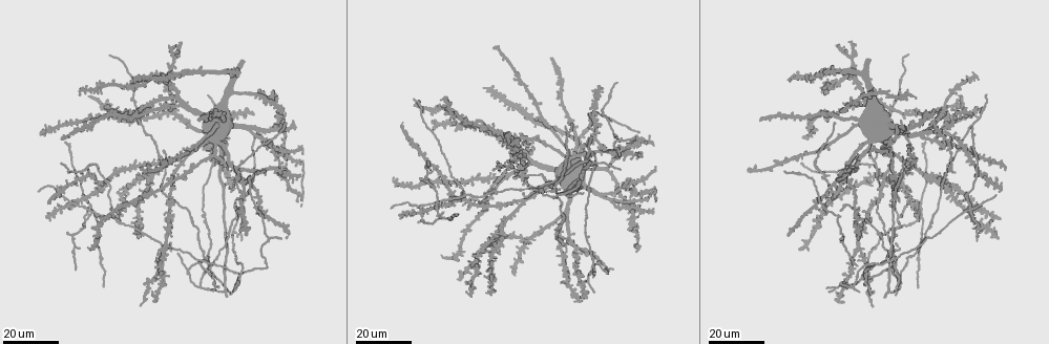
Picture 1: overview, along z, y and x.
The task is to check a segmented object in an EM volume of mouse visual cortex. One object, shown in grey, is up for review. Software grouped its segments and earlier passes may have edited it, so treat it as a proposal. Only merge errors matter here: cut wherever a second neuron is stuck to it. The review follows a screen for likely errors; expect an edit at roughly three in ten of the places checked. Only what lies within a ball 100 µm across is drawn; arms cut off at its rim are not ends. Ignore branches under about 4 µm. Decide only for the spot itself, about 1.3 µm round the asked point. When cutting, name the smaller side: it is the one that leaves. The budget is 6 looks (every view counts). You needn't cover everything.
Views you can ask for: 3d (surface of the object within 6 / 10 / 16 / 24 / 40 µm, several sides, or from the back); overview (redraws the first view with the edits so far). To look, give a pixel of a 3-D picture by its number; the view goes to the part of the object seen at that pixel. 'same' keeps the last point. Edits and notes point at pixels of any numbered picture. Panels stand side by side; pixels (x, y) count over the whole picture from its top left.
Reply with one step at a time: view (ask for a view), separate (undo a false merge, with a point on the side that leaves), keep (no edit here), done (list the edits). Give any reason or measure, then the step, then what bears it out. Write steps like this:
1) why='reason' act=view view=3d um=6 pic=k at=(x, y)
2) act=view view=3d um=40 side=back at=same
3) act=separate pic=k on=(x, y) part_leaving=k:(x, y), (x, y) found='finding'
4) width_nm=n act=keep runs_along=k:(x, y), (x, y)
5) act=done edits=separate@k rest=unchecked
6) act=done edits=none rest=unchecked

why='looks like a crossing' act=view view=3d um=24 pic=1 at=(100, 187)

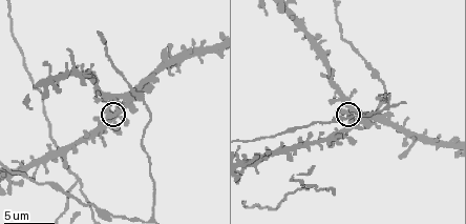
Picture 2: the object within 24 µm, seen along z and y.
act=view view=3d um=10 pic=2 at=(116, 114)

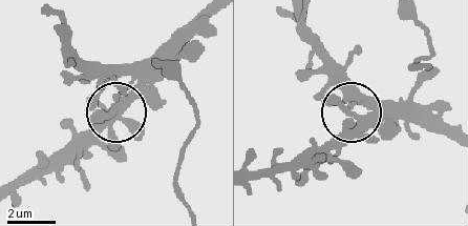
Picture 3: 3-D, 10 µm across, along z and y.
arms=5 act=keep found='one neuron here'

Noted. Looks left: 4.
why='arms part here' act=view view=3d um=10 pic=2 at=(79, 180)

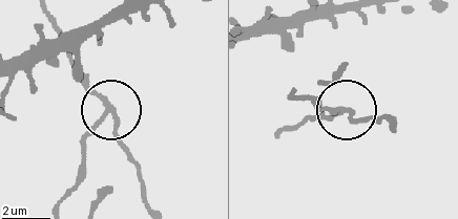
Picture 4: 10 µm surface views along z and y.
width_nm=180 act=separate pic=4 on=(82, 135) found='two neurons meet here'

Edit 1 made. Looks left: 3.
why='side arm on a straight run' act=view view=3d um=24 pic=1 at=(212, 266)

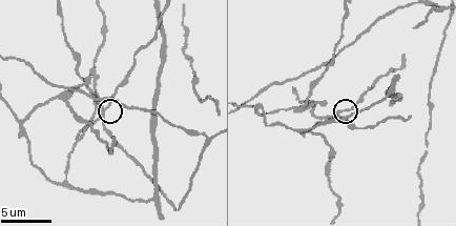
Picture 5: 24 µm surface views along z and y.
act=view view=3d um=10 pic=5 at=(338, 111)

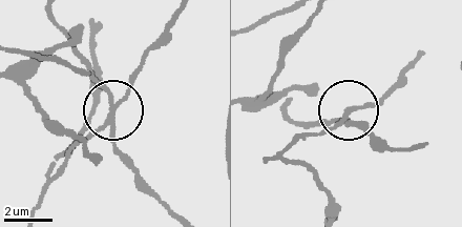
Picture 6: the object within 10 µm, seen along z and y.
arms=3 act=keep found='continuous, no second neuron'

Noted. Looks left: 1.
act=done edits=separate@4 rest=unchecked

